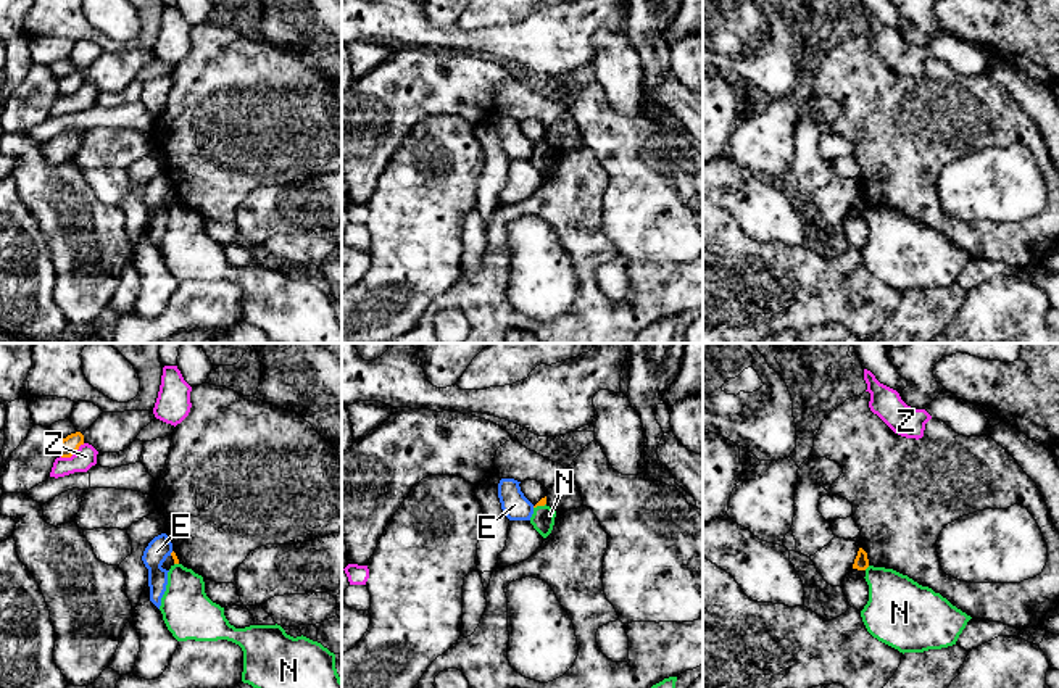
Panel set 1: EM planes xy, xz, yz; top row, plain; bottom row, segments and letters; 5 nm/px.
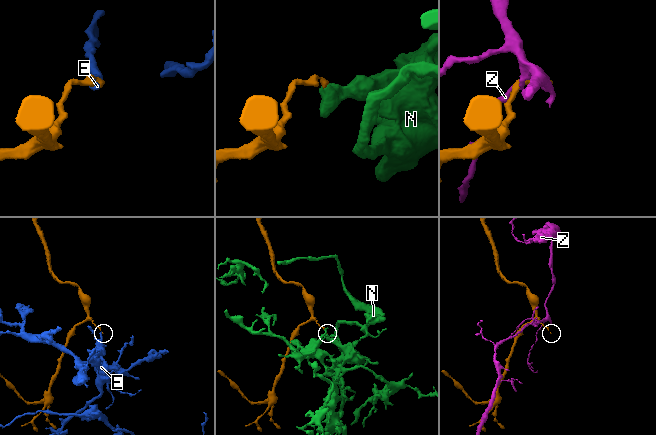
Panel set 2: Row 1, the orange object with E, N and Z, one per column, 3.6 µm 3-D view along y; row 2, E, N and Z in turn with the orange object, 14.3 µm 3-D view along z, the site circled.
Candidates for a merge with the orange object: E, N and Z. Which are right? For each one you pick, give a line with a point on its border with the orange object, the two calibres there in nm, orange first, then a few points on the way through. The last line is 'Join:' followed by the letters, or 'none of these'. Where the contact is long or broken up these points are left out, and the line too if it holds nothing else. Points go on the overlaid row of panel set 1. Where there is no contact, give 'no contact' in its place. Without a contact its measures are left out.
Join: none of these

